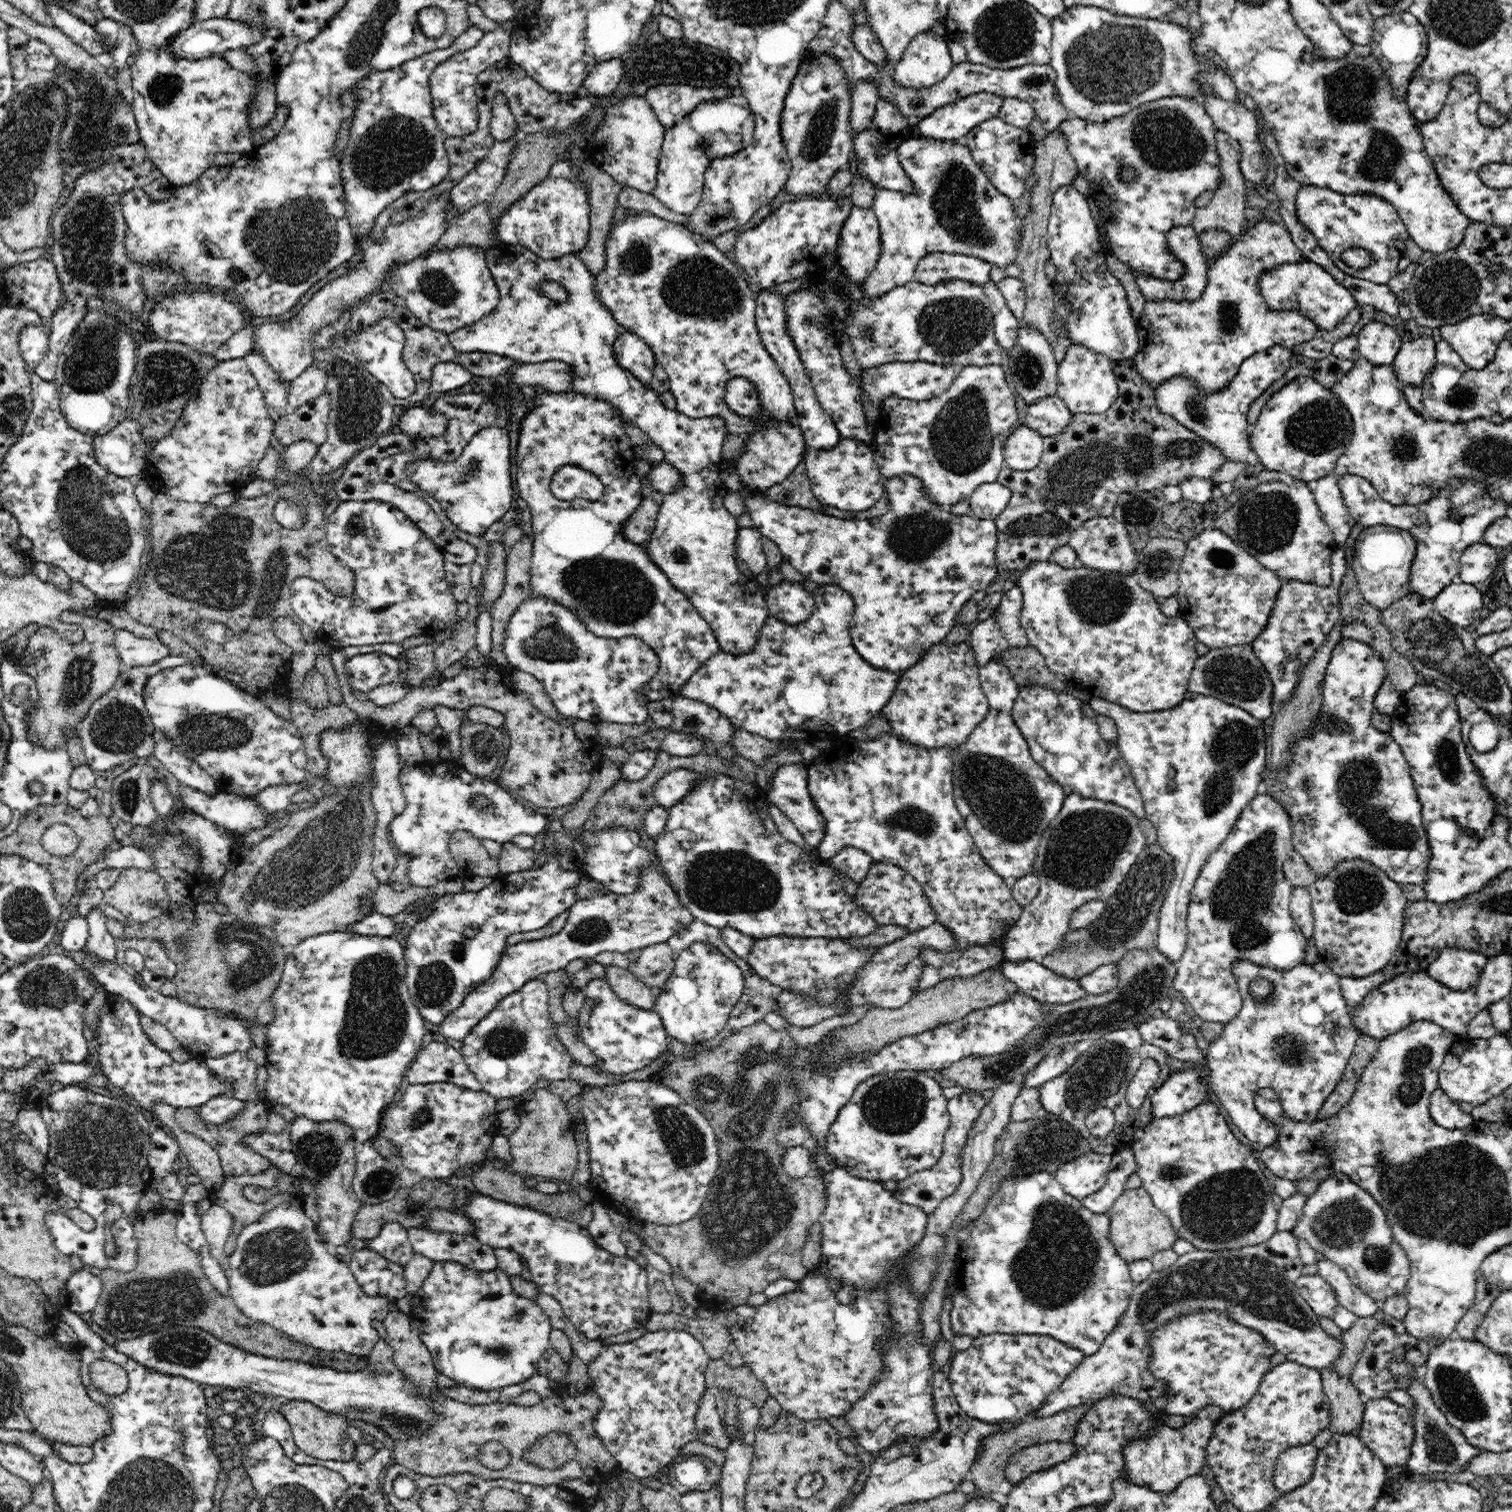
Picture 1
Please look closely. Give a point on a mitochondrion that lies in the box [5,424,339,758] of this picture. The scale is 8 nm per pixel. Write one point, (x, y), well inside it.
(216, 568)

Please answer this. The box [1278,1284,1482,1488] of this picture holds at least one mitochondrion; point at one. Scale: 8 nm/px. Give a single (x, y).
(1438, 1447)

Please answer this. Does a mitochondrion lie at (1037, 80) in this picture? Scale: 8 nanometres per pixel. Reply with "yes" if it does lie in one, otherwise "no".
yes

